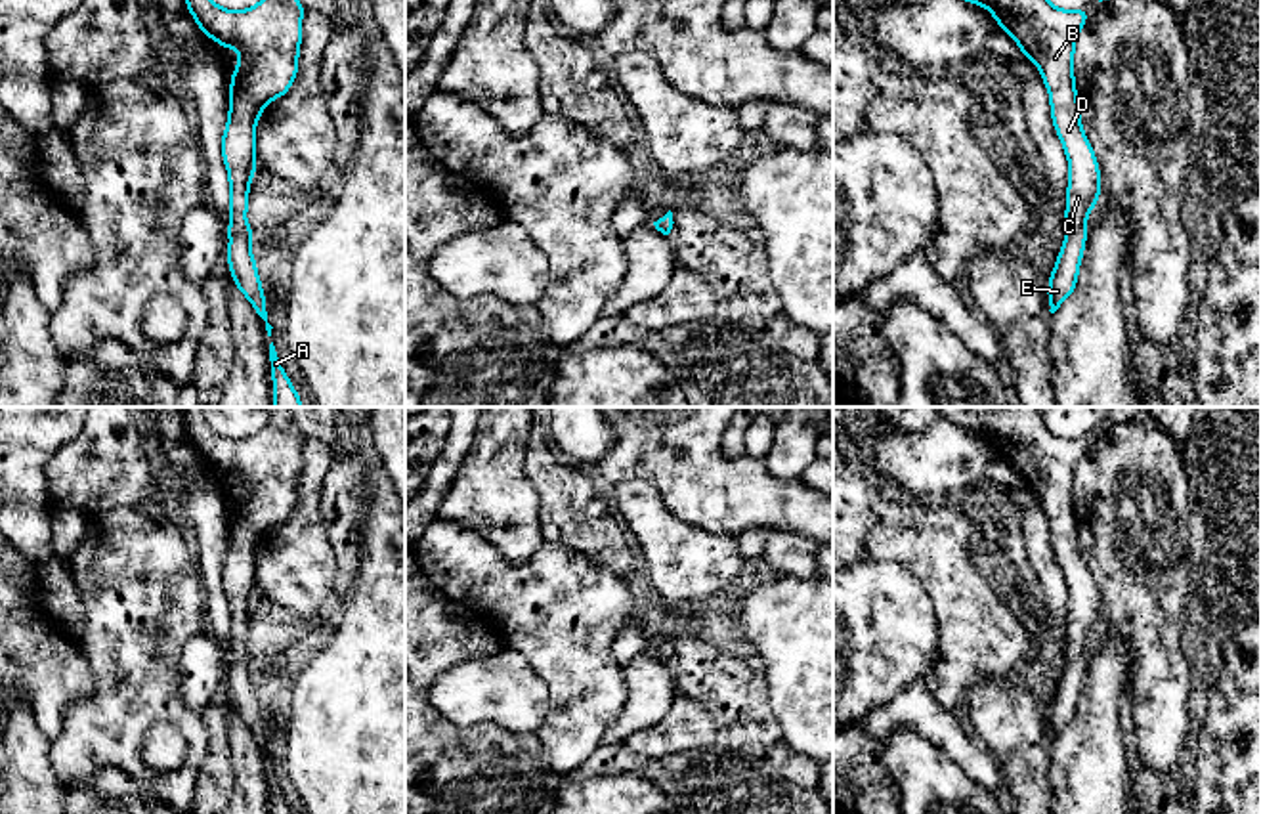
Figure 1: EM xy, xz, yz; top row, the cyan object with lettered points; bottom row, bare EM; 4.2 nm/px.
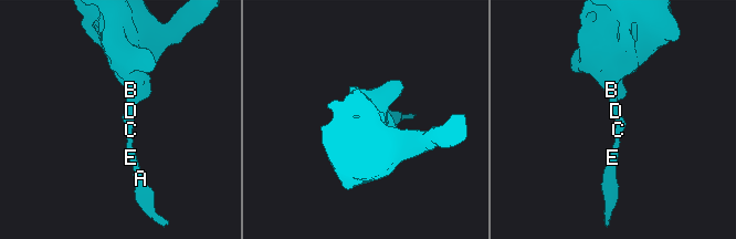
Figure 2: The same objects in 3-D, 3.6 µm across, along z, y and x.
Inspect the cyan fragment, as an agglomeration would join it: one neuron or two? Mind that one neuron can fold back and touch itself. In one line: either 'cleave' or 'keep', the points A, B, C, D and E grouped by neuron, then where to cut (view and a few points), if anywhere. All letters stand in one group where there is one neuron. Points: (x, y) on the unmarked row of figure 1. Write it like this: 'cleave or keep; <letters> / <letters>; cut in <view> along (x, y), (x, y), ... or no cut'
keep; A B C D E; no cut

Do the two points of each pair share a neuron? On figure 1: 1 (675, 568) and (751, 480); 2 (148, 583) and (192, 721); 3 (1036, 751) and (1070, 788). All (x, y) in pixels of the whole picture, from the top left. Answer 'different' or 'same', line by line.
1: different
2: same
3: different

